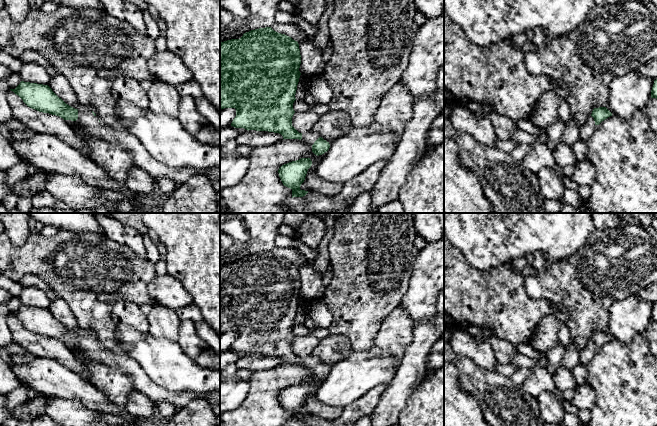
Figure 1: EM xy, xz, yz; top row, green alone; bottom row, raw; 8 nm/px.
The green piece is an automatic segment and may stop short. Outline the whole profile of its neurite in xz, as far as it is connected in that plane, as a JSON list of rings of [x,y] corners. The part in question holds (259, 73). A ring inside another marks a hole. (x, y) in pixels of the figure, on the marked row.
[[[271,27],[251,30],[243,34],[240,39],[220,42],[220,110],[235,108],[236,116],[231,126],[246,130],[268,131],[279,133],[284,139],[299,139],[312,146],[312,152],[319,156],[330,148],[329,142],[319,134],[309,131],[299,133],[292,126],[295,113],[293,103],[300,78],[301,55],[299,44],[291,37],[274,31]]]

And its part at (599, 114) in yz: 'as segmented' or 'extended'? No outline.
extended

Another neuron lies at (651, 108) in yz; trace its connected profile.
[[[650,98],[645,109],[651,129],[657,133],[657,99]]]

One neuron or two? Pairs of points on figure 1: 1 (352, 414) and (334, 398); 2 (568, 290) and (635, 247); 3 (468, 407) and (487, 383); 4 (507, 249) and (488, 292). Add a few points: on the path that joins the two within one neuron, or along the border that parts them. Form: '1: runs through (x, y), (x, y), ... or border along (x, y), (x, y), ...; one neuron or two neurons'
1: border along (364, 394), (343, 408); two neurons
2: runs through (585, 283), (608, 262), (618, 259); one neuron
3: border along (460, 381), (460, 384), (476, 400), (484, 415); two neurons
4: border along (512, 260), (484, 270), (477, 269); two neurons

